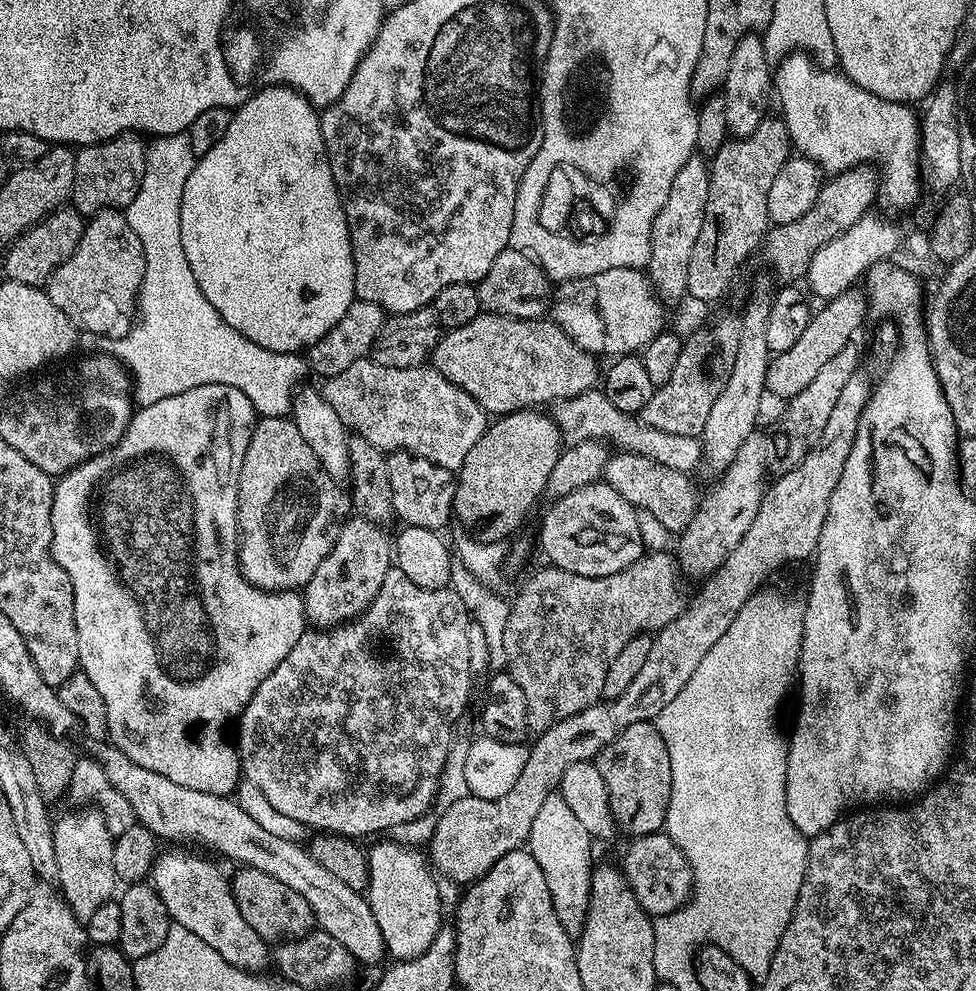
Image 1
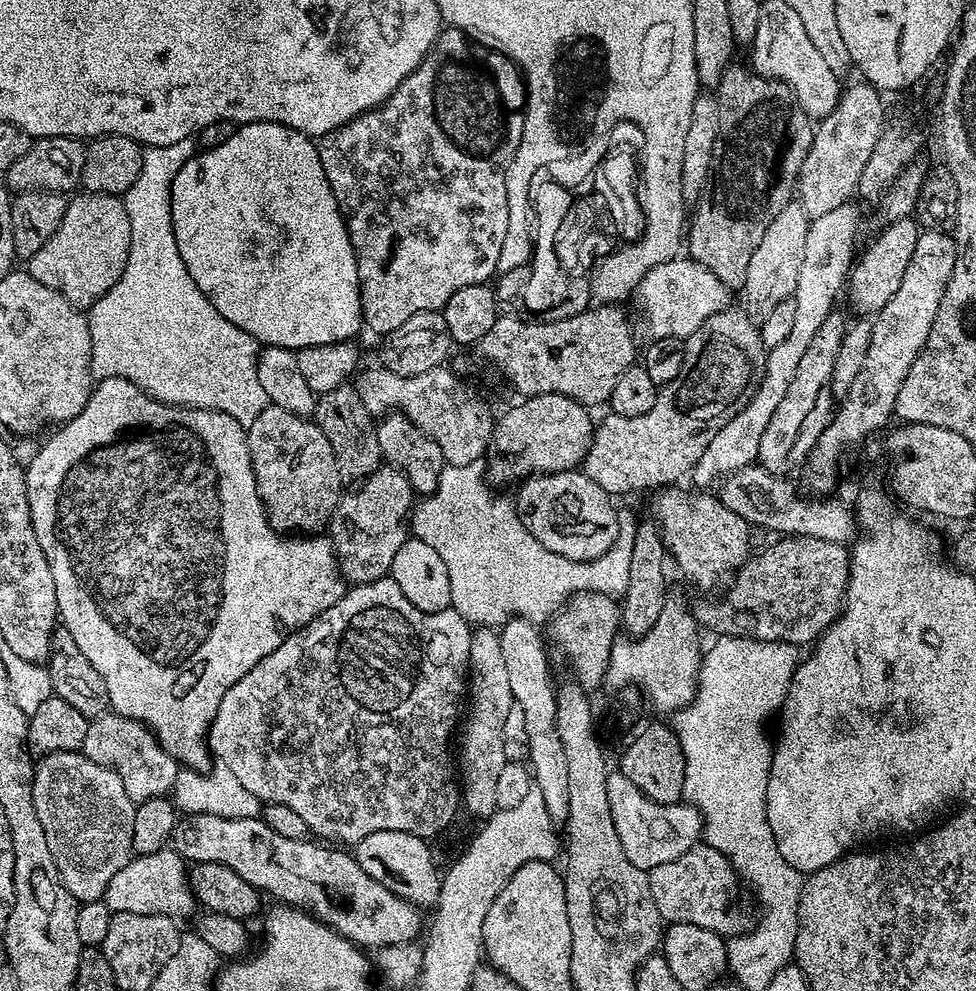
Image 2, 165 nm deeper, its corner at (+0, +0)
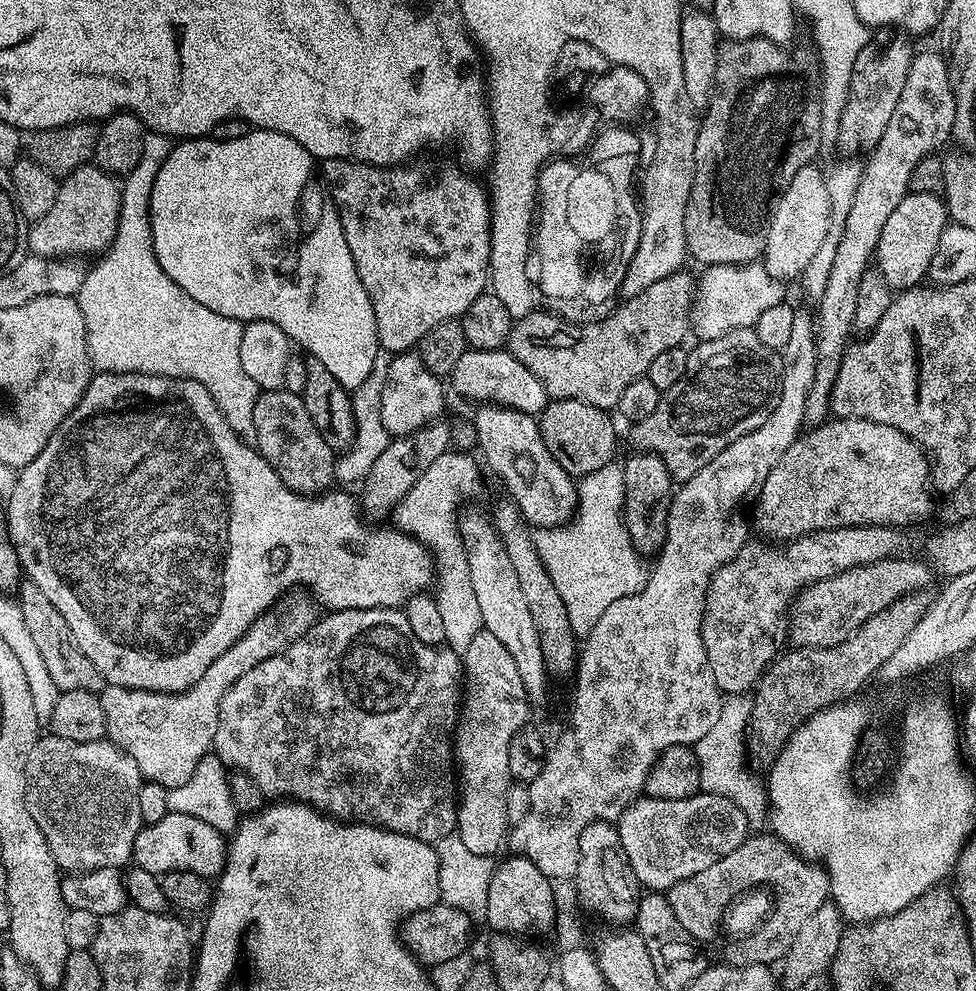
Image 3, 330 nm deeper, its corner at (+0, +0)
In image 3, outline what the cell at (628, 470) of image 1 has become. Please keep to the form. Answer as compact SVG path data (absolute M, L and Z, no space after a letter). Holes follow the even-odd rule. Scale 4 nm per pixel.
M869 524L812 532L809 536L800 536L783 546L769 546L764 542L749 542L741 546L740 553L729 564L720 565L720 569L712 575L708 587L708 601L704 603L704 621L700 627L708 665L721 693L748 694L761 682L769 665L781 655L785 647L783 644L786 644L788 613L793 600L805 588L854 566L899 557L903 553L900 551L904 548L904 535L898 528Z

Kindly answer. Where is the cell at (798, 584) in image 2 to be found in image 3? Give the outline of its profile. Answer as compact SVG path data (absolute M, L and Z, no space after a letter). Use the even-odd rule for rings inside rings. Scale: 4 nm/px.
M893 558L854 566L805 588L788 613L787 639L797 649L836 646L845 642L864 622L900 598L927 589L934 572L923 559Z

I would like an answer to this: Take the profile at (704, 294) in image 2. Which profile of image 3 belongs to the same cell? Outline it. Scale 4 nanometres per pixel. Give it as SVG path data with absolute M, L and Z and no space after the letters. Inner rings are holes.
M763 263L709 264L698 276L692 301L691 331L697 341L722 338L722 334L739 328L752 328L760 315L784 299L785 285L764 269Z

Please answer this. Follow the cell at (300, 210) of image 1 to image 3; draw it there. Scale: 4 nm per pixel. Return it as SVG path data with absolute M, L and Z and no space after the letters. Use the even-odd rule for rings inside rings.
M265 128L249 130L242 138L229 140L213 140L211 138L184 138L173 147L170 158L162 162L162 170L158 170L158 178L154 178L154 194L150 194L150 230L154 254L158 258L158 266L194 302L202 302L214 314L222 314L226 318L234 318L241 322L249 320L265 320L274 322L282 334L286 334L293 345L296 344L308 356L318 358L338 382L346 389L353 390L361 386L374 368L374 356L380 349L378 330L374 322L374 306L370 306L370 294L366 294L366 286L362 286L362 278L358 278L358 270L354 266L354 258L350 254L350 246L346 246L346 234L342 230L340 216L332 202L325 181L318 175L317 161L294 138L286 134L271 132Z

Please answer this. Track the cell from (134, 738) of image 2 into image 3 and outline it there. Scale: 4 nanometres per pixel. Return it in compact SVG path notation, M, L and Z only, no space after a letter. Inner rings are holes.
M293 590L284 593L267 612L263 612L245 630L242 638L238 638L238 642L234 642L234 646L230 646L226 654L214 658L206 674L202 674L202 678L198 678L198 682L194 682L194 686L190 686L185 692L151 692L108 684L104 691L99 693L102 710L106 713L107 739L130 758L134 758L145 781L160 784L166 789L182 786L182 782L187 782L190 774L194 774L194 766L198 766L198 762L209 755L214 745L214 734L218 730L218 710L226 690L230 690L230 686L234 686L234 682L238 682L238 678L242 678L246 670L254 670L258 662L266 662L266 658L285 652L295 640L307 636L318 619L316 608L318 609L317 601L307 591Z

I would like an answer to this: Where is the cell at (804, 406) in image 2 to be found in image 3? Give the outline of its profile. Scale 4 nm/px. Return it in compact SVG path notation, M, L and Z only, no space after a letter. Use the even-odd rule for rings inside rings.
M936 50L917 51L910 62L906 86L902 86L898 106L894 106L894 115L886 126L886 134L882 134L876 147L867 153L868 161L863 161L858 194L854 194L854 206L850 206L850 215L843 225L844 233L834 254L834 266L830 266L830 278L826 278L826 290L820 295L818 308L814 311L818 358L804 411L804 419L809 425L823 424L829 419L834 378L838 378L838 366L848 351L848 335L854 332L852 323L858 303L858 286L862 282L862 274L868 272L873 263L882 226L886 226L886 218L890 218L898 202L908 195L914 166L918 166L922 158L939 153L939 148L953 139L955 109L956 98L948 73L948 61Z

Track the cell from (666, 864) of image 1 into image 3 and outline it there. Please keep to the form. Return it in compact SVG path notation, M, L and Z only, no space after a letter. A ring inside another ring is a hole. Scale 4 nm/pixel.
M771 834L749 835L748 839L742 842L742 846L738 846L738 850L730 850L730 854L726 854L726 858L718 858L714 866L678 882L668 889L666 895L670 902L670 910L674 910L674 918L678 918L678 922L682 922L682 926L686 926L686 930L697 940L700 936L712 936L712 928L716 928L716 916L720 916L720 908L728 904L728 896L732 896L732 892L740 892L740 888L748 888L748 884L756 884L756 880L772 880L772 884L780 888L780 896L788 896L788 912L792 912L796 920L800 920L804 912L814 914L814 910L825 904L830 896L828 873L823 867L819 863L805 860L790 845L783 844L777 836Z

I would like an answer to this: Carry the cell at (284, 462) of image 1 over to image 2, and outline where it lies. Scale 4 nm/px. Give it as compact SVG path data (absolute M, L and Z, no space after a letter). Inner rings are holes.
M273 403L246 431L256 489L268 514L268 525L277 534L316 534L327 529L342 495L342 481L326 434L311 419L290 414Z

